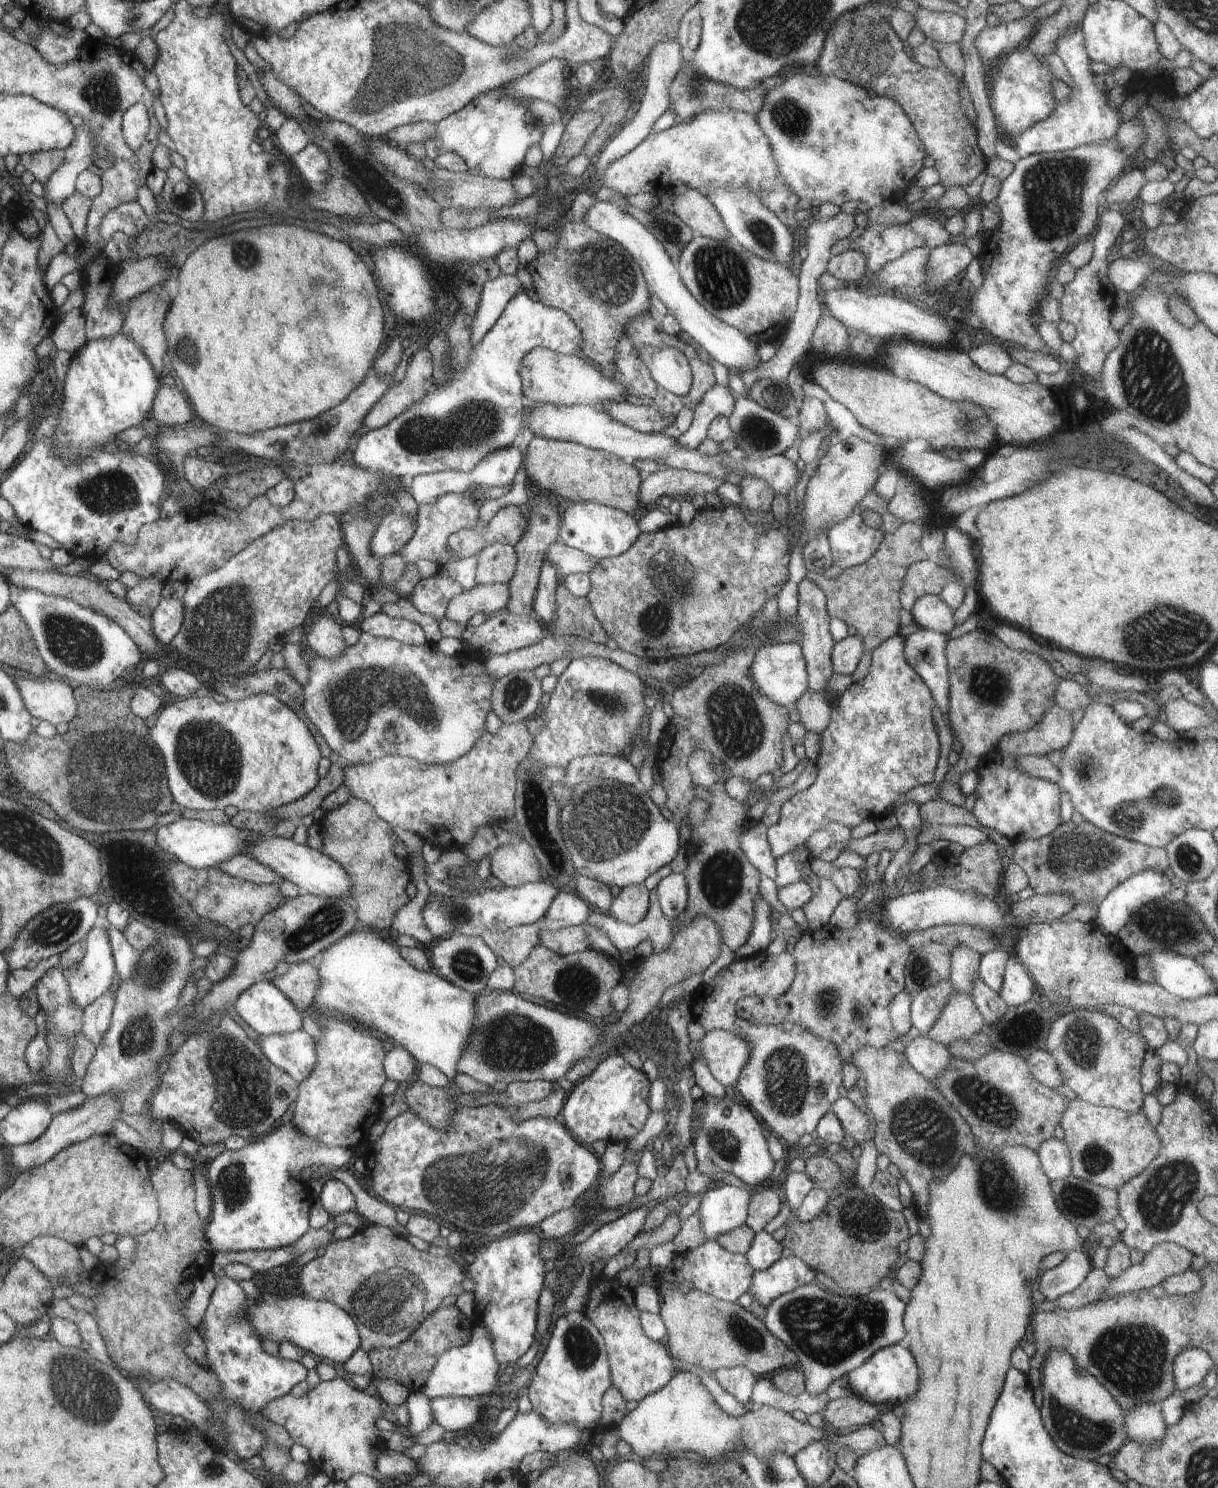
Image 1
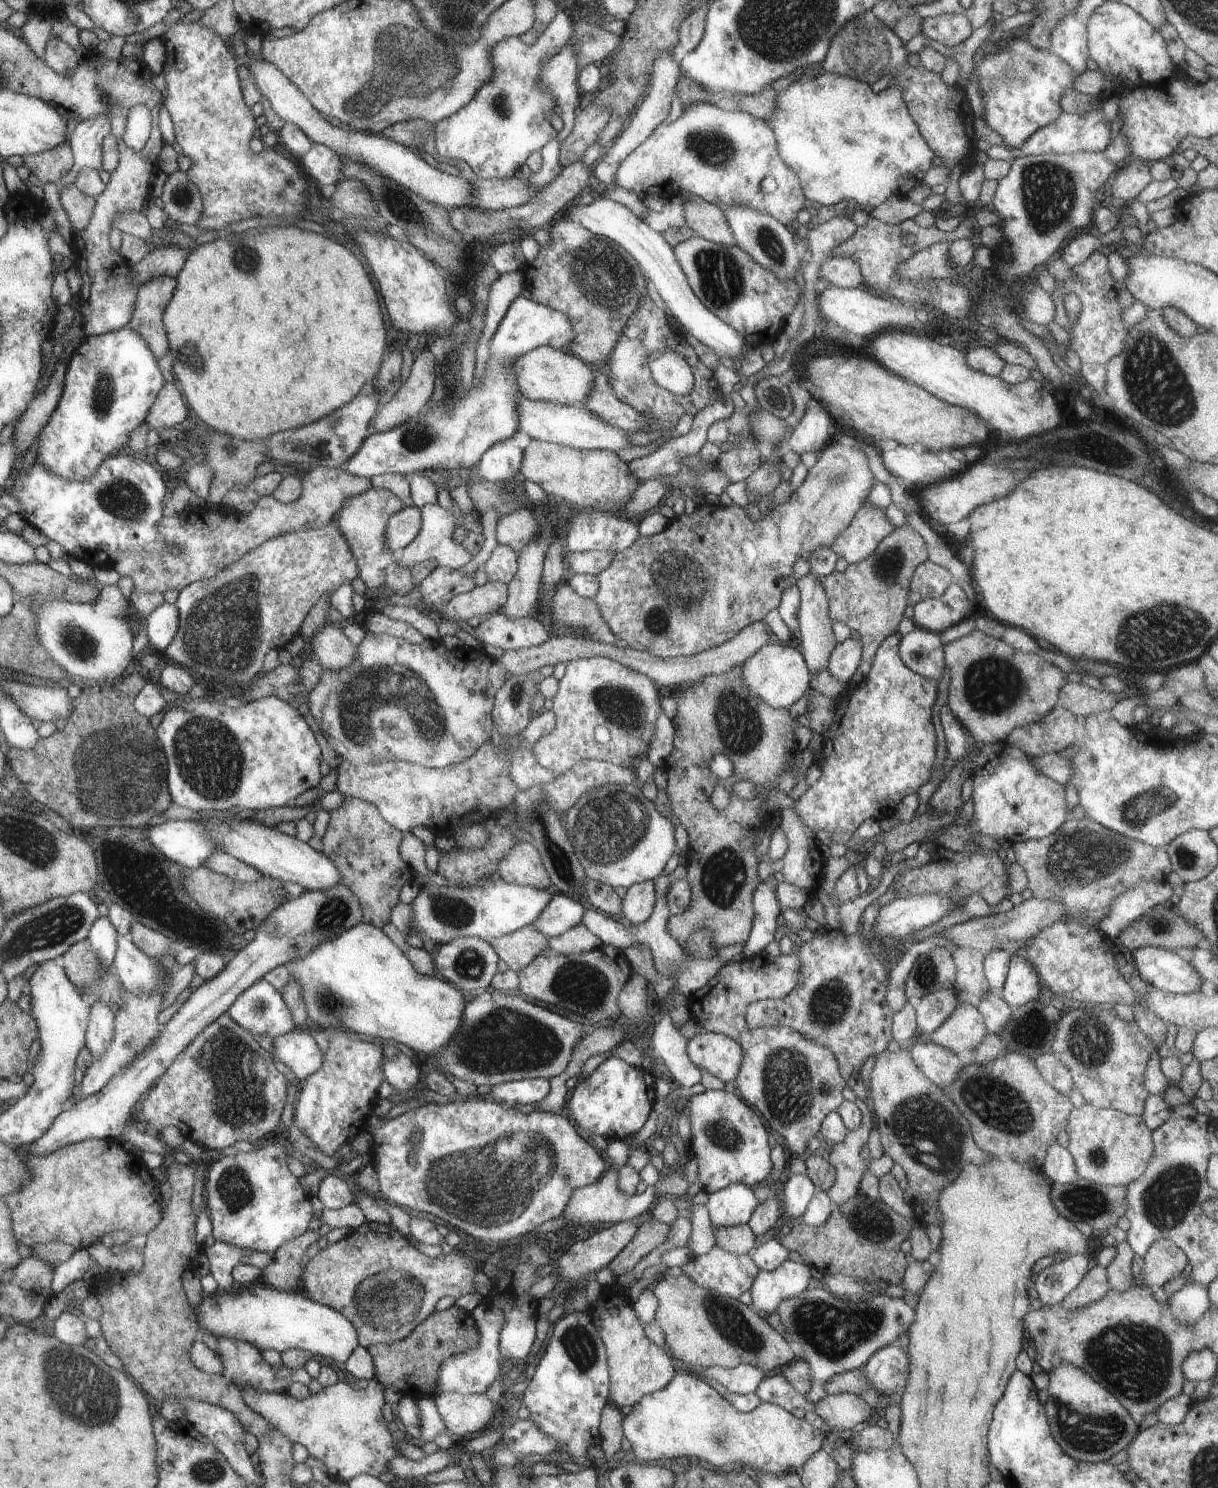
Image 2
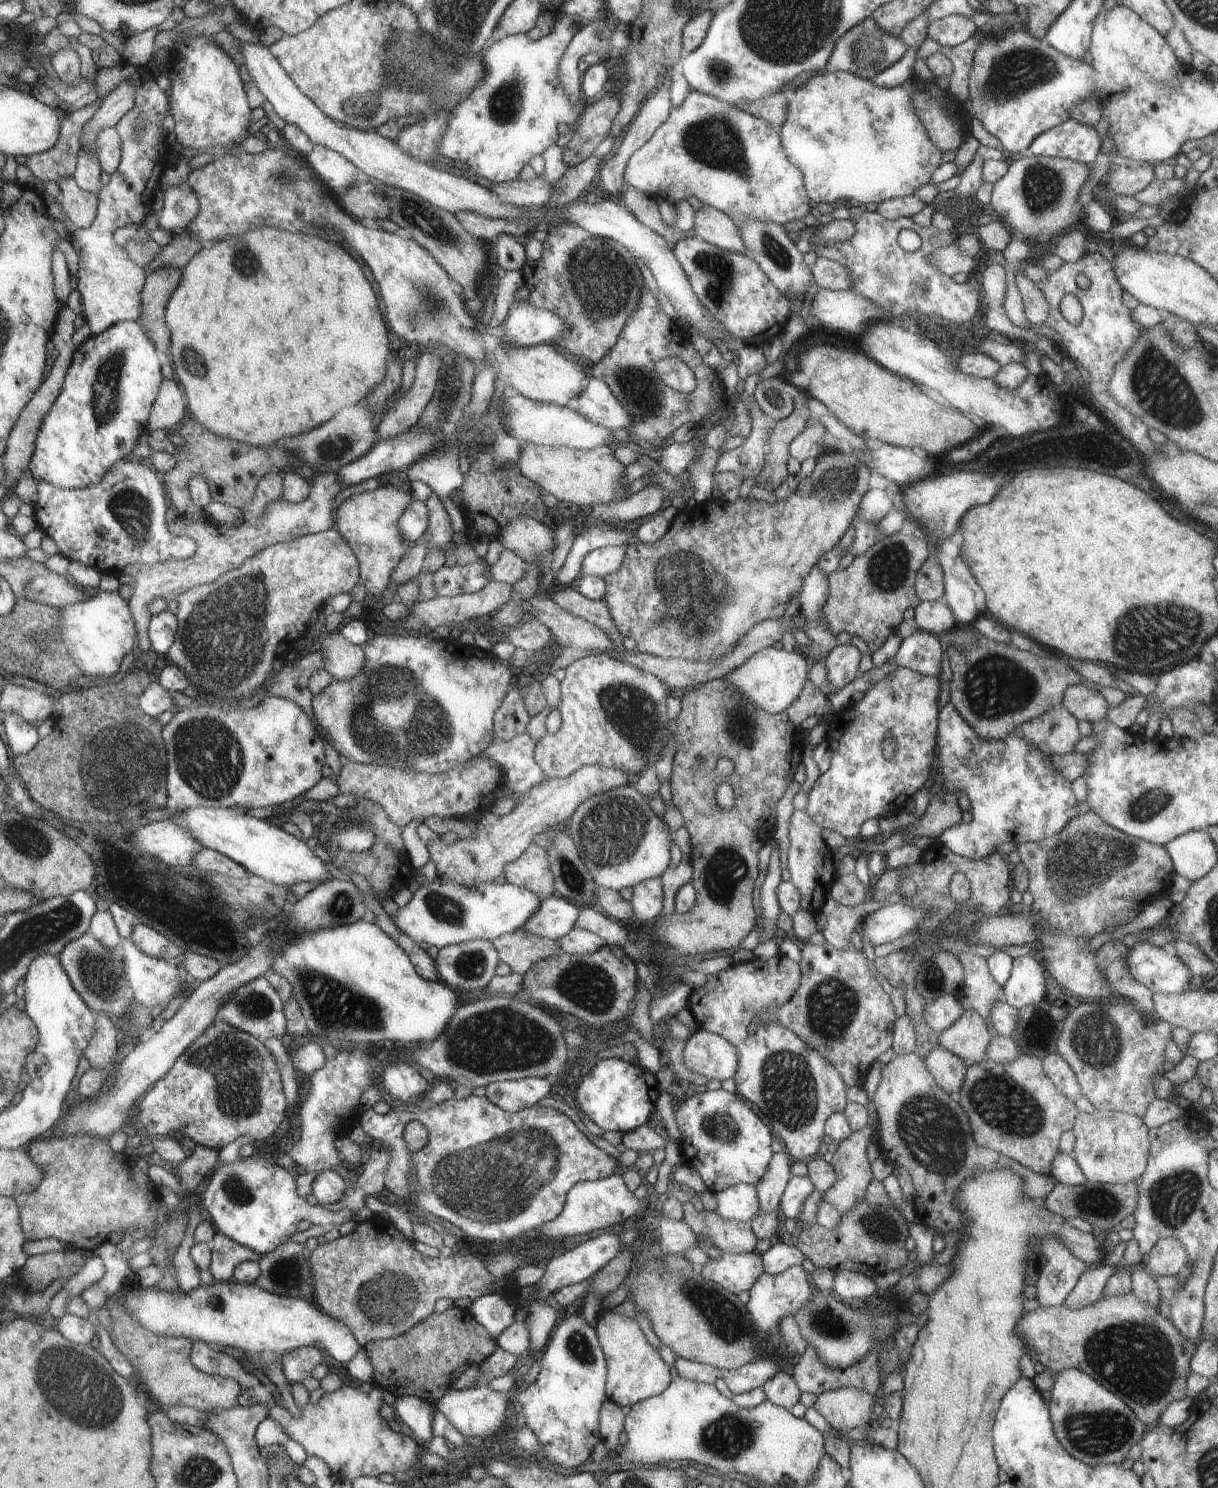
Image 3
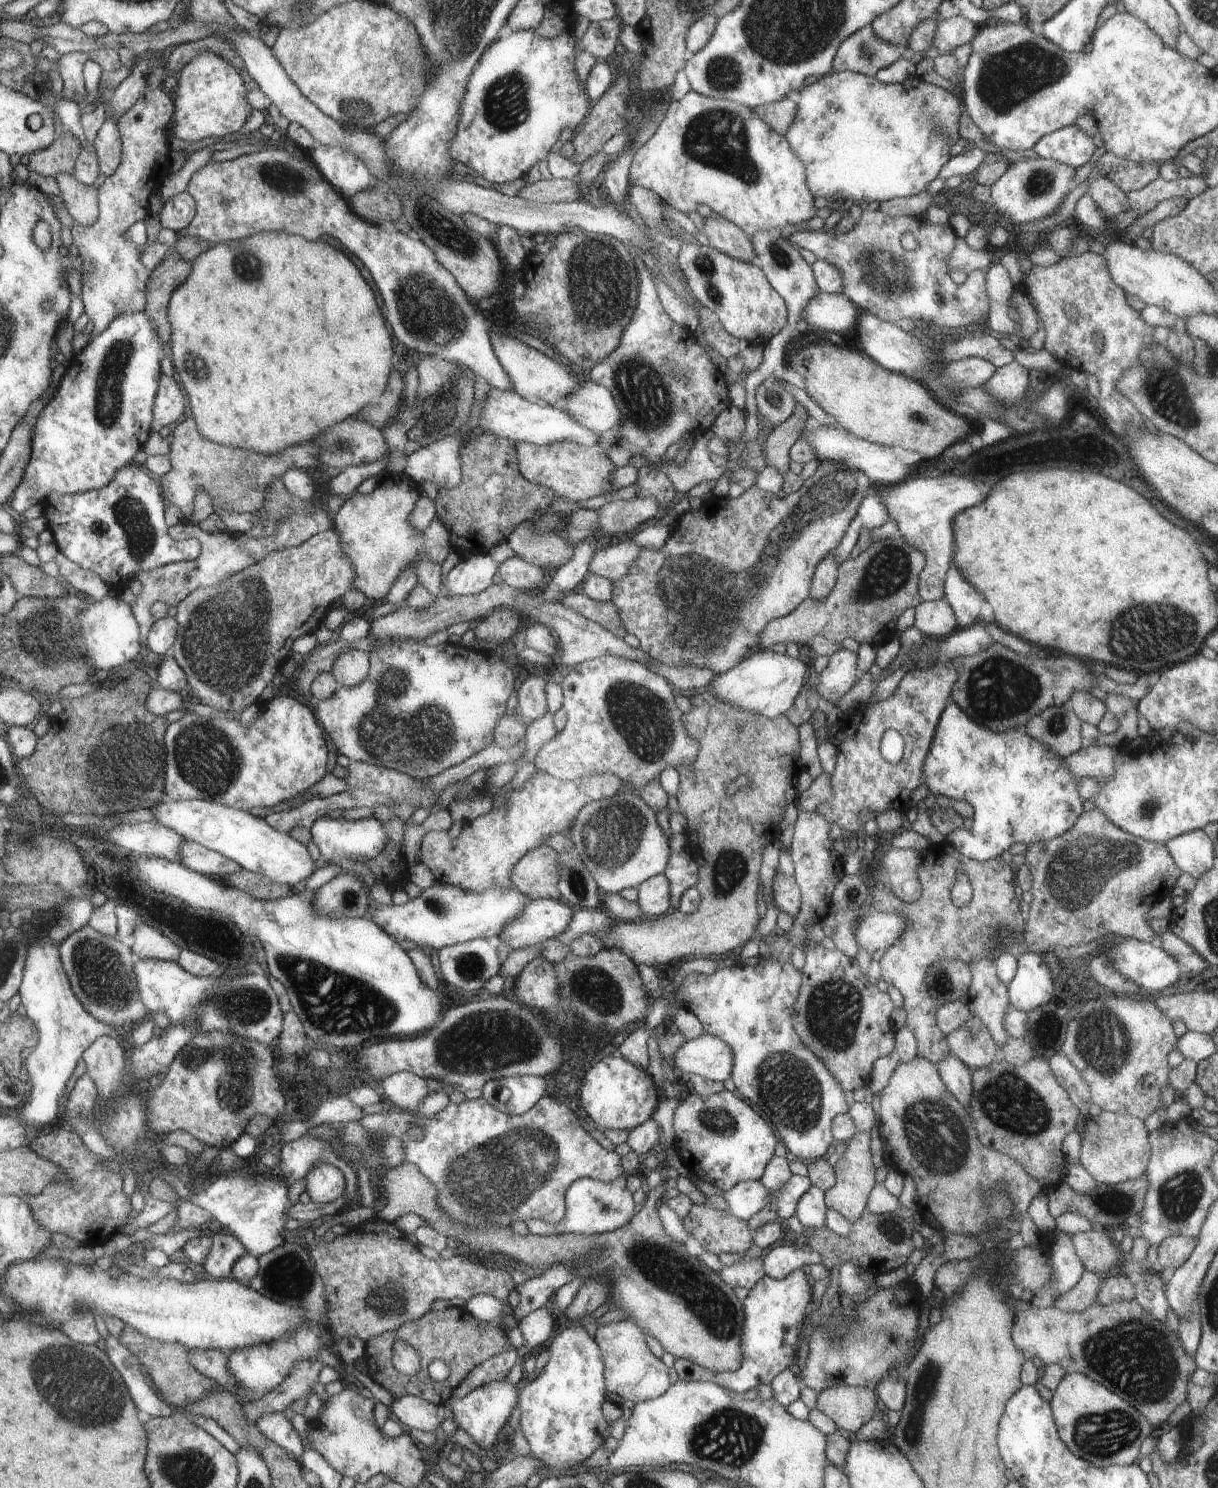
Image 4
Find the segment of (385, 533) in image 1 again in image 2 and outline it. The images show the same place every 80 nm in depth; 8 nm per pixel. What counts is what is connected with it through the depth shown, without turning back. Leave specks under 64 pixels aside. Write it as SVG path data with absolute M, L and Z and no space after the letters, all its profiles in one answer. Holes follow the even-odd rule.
M405 506L392 517L387 525L386 544L398 554L409 546L421 530L420 506Z

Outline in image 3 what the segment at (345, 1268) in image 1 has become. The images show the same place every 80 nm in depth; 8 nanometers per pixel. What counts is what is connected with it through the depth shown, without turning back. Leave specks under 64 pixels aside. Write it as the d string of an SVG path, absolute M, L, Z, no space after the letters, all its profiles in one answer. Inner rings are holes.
M378 1216L358 1223L346 1236L320 1244L309 1256L309 1269L312 1273L314 1302L327 1314L344 1322L352 1330L361 1347L372 1341L396 1338L416 1327L431 1317L438 1298L451 1298L453 1301L460 1298L474 1300L489 1293L506 1294L503 1290L508 1281L507 1278L499 1280L492 1276L488 1268L476 1256L470 1254L462 1255L454 1250L438 1258L422 1256L390 1221Z

